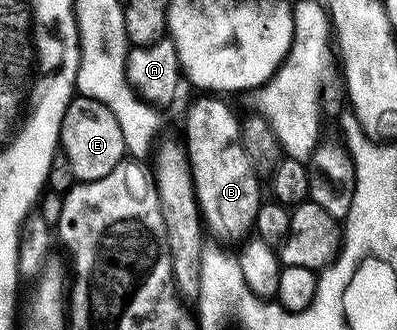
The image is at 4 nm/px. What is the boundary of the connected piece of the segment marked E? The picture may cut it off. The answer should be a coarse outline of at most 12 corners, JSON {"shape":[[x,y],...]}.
{"shape":[[80,96],[59,144],[79,182],[101,180],[128,153],[114,113]]}

